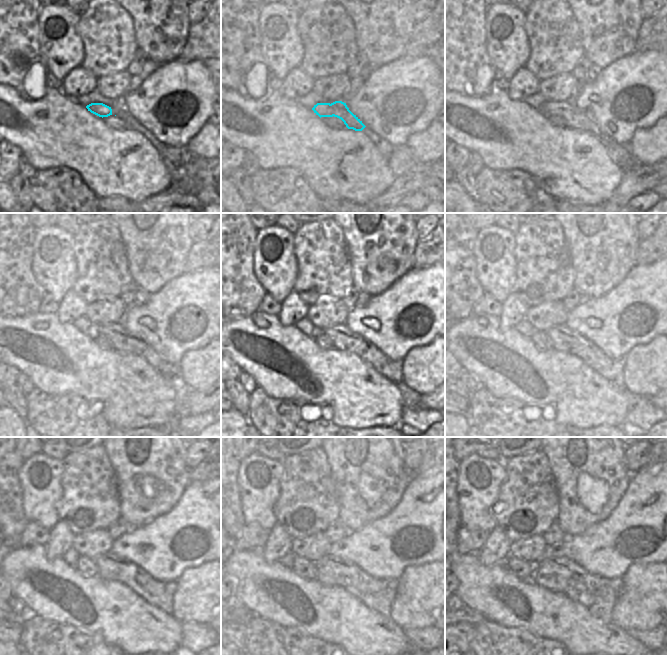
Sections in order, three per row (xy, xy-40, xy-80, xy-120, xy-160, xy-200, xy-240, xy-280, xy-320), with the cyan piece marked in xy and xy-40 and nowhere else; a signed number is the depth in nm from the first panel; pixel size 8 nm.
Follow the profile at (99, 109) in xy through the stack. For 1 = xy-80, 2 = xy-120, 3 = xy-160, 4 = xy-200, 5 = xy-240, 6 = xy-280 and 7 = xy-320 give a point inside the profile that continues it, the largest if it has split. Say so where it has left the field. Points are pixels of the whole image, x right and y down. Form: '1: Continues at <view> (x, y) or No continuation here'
1: Continues at xy-80 (574, 118)
2: Continues at xy-120 (122, 340)
3: Continues at xy-160 (343, 339)
4: Continues at xy-200 (563, 339)
5: Continues at xy-240 (111, 567)
6: Continues at xy-280 (378, 595)
7: Continues at xy-320 (562, 575).

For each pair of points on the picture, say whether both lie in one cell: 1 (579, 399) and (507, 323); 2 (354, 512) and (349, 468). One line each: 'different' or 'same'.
1: different
2: same

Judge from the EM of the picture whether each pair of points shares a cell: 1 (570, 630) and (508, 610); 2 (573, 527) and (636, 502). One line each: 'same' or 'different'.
1: same
2: different

